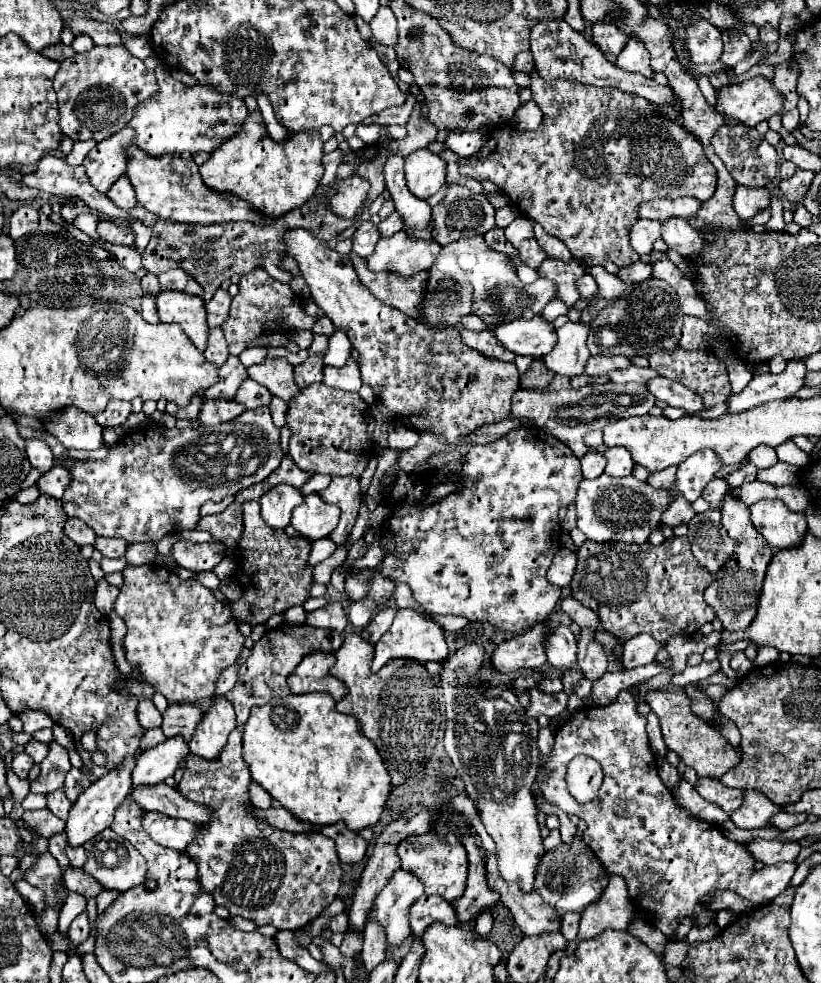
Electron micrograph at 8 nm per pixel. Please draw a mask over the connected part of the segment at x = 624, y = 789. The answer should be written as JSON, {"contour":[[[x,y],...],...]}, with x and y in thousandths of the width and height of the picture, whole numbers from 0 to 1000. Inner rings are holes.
{"contour":[[[756,702],[742,718],[715,716],[698,724],[676,747],[674,769],[657,779],[657,783],[669,785],[669,791],[659,793],[664,812],[715,836],[713,859],[722,863],[742,889],[761,893],[771,920],[790,930],[793,940],[812,956],[822,954],[834,934],[844,936],[844,944],[868,940],[871,928],[859,926],[856,911],[873,905],[895,905],[917,920],[949,911],[961,899],[968,879],[954,877],[920,885],[920,873],[907,859],[888,855],[876,840],[851,834],[829,822],[817,802],[800,787],[786,737],[788,730],[776,724],[776,712],[769,702]],[[703,767],[725,771],[737,785],[727,812],[713,820],[705,820],[688,800],[691,777]]]}

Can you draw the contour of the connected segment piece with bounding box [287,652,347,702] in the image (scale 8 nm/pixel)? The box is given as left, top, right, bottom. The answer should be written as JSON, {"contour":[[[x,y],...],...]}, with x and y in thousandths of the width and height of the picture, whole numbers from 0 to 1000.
{"contour":[[[384,663],[374,665],[357,686],[350,688],[350,696],[357,706],[374,706],[374,704],[396,704],[408,714],[420,708],[420,696],[401,686],[406,678],[406,665],[401,663]]]}

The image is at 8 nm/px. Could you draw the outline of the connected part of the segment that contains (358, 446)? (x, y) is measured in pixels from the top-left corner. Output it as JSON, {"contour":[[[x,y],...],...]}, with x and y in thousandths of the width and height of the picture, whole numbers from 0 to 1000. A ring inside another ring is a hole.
{"contour":[[[381,391],[376,397],[364,397],[362,405],[352,409],[350,431],[354,435],[352,464],[367,478],[440,486],[453,463],[457,427],[435,399],[420,399],[396,391]]]}

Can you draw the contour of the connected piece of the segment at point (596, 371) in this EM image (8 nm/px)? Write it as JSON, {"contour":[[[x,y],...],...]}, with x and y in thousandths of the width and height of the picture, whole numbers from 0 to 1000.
{"contour":[[[720,362],[715,366],[715,370],[713,370],[713,380],[717,380],[717,383],[734,383],[742,376],[761,374],[766,370],[769,368],[761,362]]]}

